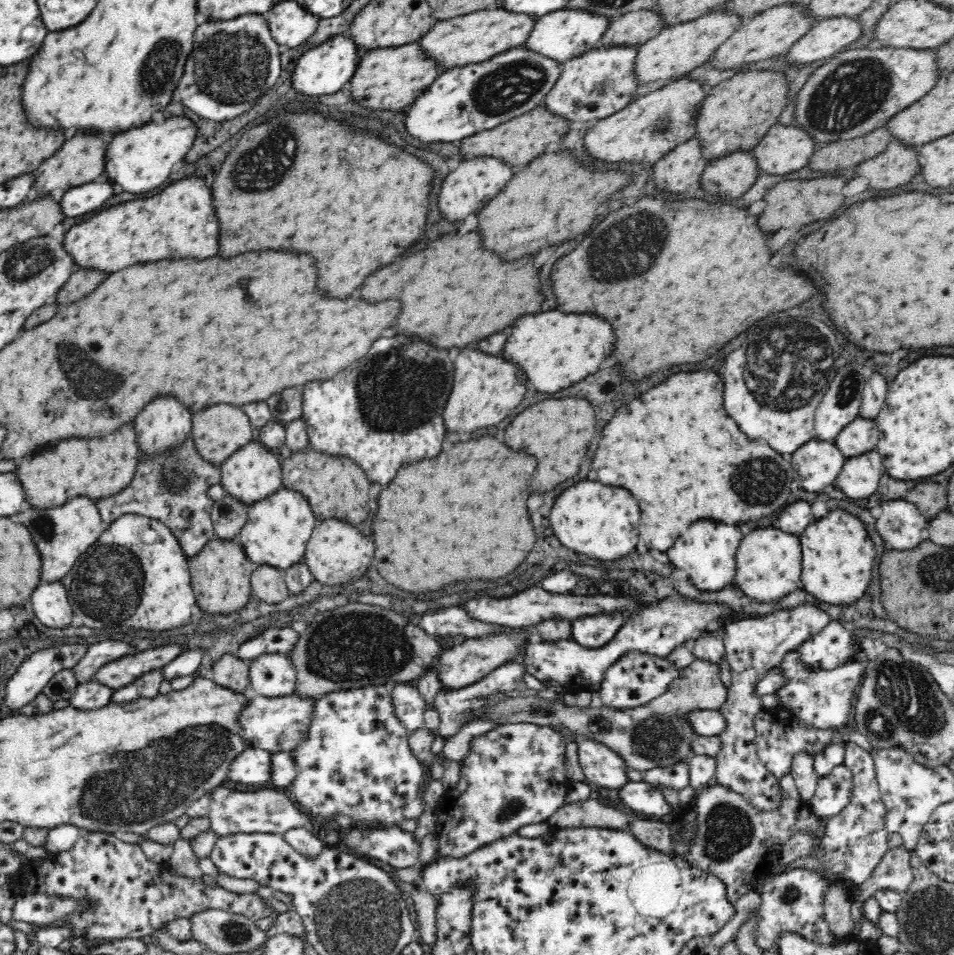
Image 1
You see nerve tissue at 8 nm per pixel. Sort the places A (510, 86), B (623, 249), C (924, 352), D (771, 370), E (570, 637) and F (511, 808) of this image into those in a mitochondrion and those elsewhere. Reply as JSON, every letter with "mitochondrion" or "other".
{"A":"mitochondrion","B":"mitochondrion","C":"other","D":"mitochondrion","E":"other","F":"mitochondrion"}

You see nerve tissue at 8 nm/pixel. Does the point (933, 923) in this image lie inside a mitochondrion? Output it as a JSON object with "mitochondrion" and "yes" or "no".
{"mitochondrion":"yes"}

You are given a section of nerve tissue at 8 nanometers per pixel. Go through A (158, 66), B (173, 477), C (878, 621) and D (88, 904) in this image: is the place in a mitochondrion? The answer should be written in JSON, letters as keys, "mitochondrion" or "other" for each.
{"A":"mitochondrion","B":"mitochondrion","C":"other","D":"other"}

